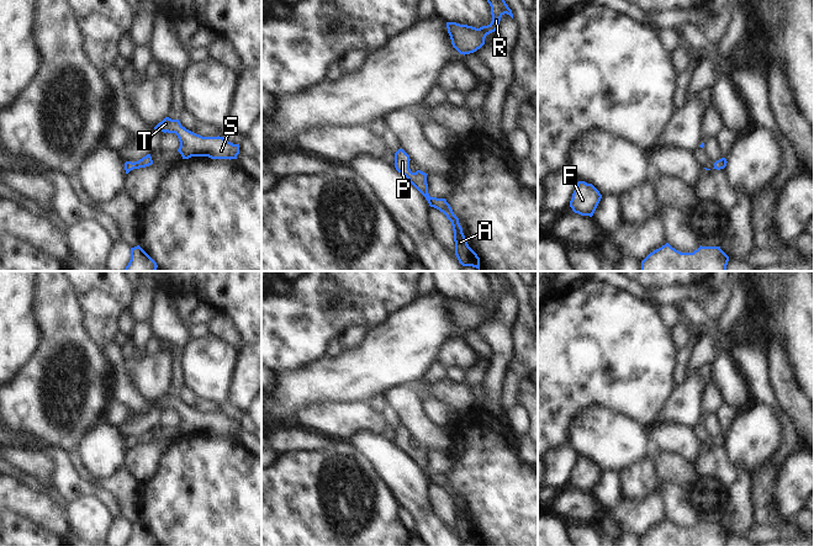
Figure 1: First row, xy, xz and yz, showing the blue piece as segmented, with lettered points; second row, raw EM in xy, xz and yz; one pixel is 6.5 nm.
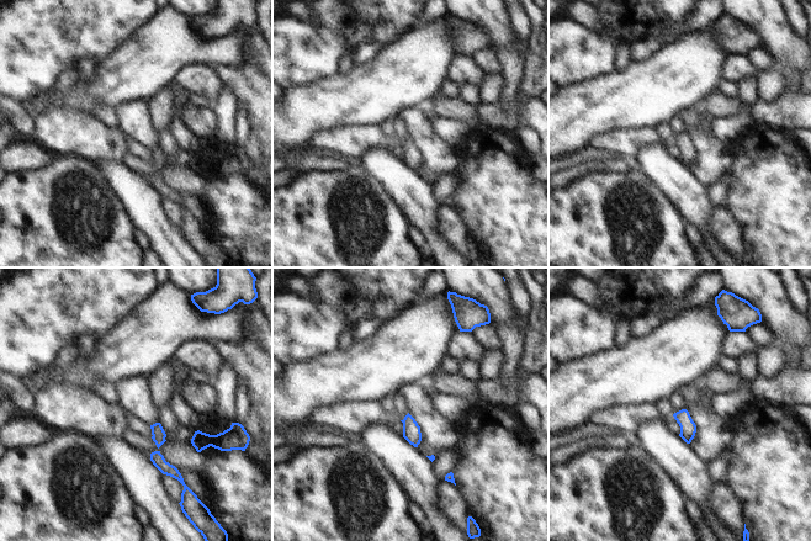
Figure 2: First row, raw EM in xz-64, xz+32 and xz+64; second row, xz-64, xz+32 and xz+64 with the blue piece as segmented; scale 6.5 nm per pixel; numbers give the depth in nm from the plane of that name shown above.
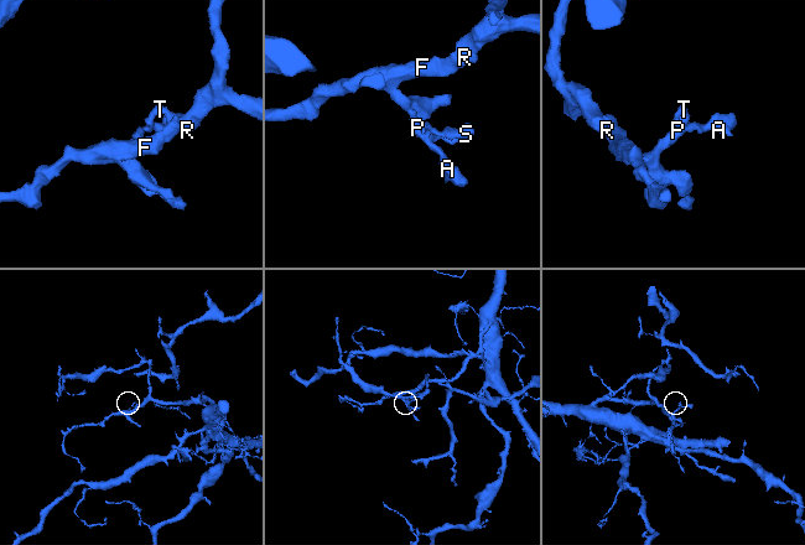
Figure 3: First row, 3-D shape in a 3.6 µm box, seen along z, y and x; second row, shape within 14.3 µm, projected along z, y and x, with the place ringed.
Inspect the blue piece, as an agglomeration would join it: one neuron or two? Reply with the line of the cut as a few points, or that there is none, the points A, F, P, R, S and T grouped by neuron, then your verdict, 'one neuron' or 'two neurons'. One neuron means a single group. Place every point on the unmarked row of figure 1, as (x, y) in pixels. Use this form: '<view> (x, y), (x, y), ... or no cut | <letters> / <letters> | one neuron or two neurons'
no cut | A F P R S T | one neuron

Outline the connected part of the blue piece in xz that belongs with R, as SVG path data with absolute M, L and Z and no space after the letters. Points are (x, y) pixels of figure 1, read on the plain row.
M490 271L487 279L491 282L492 297L487 302L480 304L460 301L456 298L446 298L448 309L451 316L453 323L460 330L470 330L480 325L485 320L485 314L487 311L497 307L501 293L507 290L513 295L512 286L504 277L504 274L497 274L496 271Z

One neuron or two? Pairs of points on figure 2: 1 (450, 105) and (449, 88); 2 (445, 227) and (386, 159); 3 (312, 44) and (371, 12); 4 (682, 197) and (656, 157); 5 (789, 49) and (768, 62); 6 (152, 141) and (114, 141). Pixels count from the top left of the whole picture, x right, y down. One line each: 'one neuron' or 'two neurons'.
1: two neurons
2: two neurons
3: one neuron
4: one neuron
5: two neurons
6: two neurons

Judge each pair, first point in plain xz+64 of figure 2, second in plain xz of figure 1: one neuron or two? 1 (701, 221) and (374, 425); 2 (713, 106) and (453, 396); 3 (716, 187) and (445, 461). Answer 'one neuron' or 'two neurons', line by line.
1: two neurons
2: one neuron
3: one neuron

